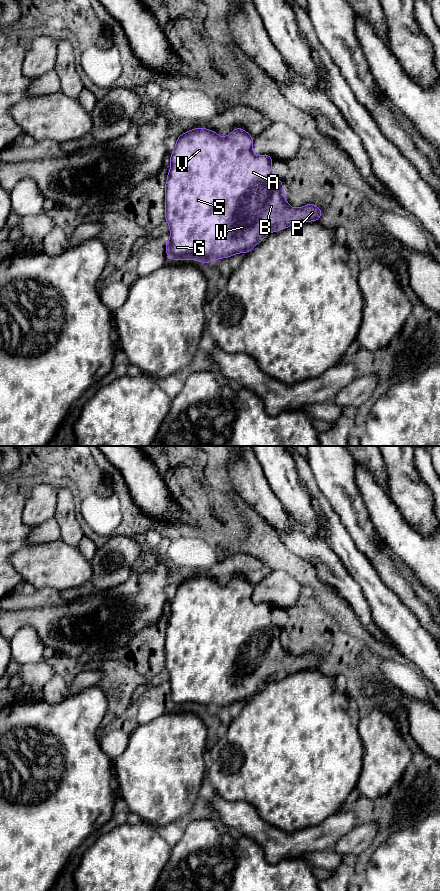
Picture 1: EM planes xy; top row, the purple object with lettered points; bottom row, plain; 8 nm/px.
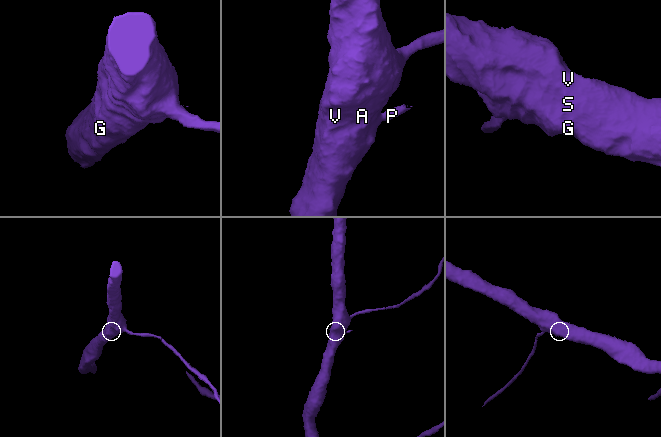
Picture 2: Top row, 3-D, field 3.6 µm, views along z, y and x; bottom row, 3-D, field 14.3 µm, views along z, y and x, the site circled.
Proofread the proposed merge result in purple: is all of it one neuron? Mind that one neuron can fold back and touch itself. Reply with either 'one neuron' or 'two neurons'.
one neuron

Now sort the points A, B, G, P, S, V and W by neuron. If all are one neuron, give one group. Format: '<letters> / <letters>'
A B G P S V W

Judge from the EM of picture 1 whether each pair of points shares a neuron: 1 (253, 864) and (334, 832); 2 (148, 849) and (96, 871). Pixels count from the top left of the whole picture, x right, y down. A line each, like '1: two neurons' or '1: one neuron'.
1: two neurons
2: one neuron

